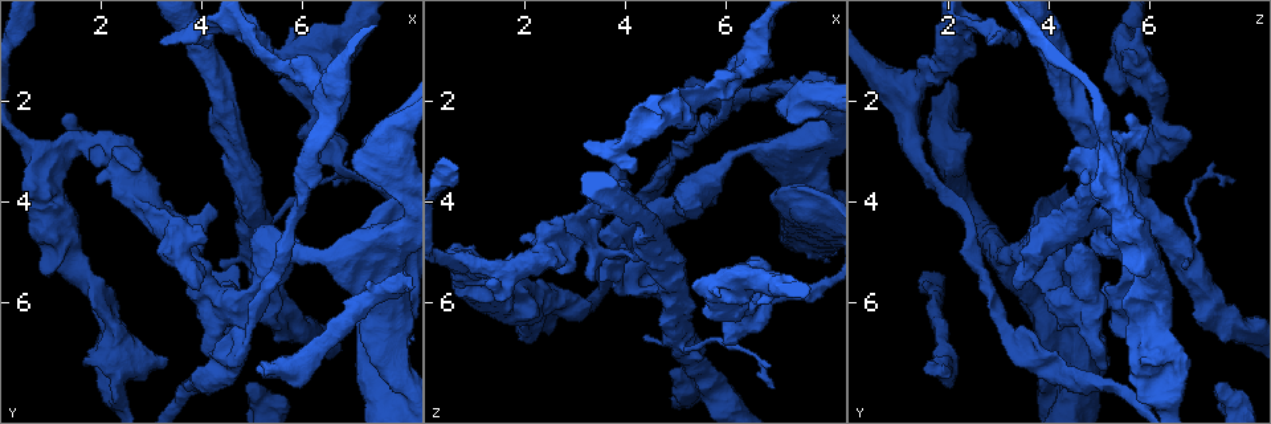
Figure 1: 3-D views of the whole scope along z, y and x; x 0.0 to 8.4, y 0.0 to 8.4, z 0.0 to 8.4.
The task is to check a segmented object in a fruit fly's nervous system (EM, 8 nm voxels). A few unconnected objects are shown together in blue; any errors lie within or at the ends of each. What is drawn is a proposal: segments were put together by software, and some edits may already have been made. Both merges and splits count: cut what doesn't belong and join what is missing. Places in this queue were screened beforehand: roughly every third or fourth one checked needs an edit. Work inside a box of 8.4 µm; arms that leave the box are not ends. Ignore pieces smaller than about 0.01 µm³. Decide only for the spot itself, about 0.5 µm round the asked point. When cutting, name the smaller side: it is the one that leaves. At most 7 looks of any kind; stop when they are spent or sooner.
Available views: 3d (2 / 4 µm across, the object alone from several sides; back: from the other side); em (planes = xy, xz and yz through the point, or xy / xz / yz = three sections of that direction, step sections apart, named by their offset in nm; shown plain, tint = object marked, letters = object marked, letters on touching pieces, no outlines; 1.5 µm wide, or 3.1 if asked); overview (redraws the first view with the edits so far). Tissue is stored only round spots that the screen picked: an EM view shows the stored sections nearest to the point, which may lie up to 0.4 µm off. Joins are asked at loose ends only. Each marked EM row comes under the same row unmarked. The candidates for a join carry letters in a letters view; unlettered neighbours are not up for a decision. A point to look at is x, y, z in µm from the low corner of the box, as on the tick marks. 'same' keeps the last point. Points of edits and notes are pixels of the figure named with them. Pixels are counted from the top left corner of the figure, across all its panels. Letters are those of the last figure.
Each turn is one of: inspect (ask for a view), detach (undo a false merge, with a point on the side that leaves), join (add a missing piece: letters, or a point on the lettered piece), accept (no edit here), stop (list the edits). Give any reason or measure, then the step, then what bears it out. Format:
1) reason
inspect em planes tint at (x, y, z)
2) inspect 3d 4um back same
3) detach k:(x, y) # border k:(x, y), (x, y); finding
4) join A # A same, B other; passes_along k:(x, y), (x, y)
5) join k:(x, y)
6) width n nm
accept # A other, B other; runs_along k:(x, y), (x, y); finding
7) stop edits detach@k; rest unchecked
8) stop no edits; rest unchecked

free end
inspect em xz step 8 letters at (4.65, 5.30, 5.75)

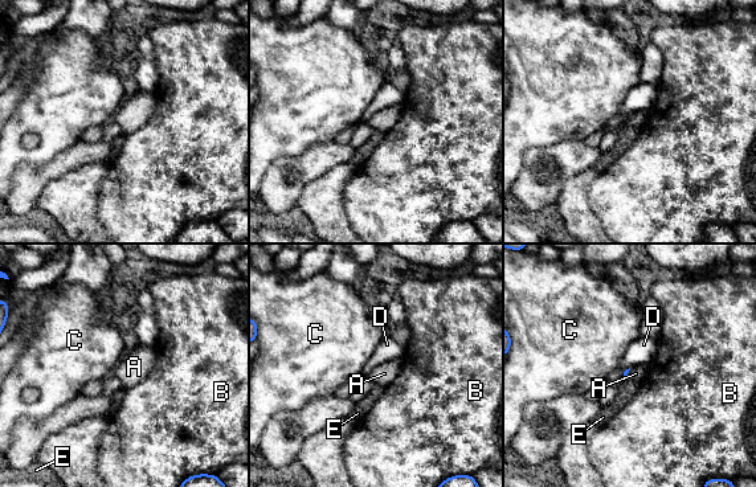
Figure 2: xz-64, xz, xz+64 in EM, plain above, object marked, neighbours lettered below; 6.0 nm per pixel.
inspect em xy step 4 letters same

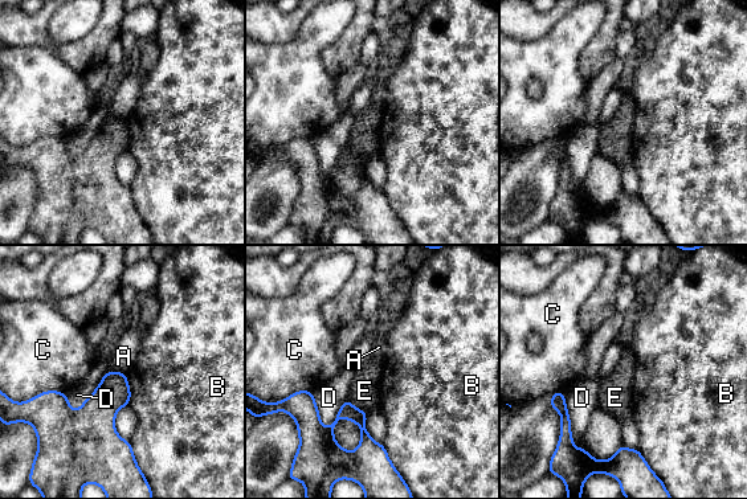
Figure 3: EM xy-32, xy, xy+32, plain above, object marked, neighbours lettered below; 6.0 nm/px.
longest_contact D 240 nm
accept # A other, B other, C other, D other, E other; border 3:(118, 371), (125, 373); none of them fits

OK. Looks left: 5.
free end
inspect em xz step 4 letters at (5.25, 7.15, 1.65)

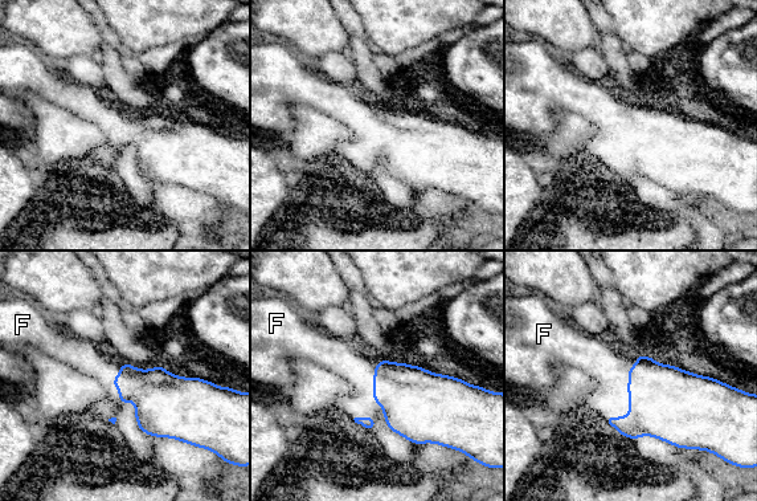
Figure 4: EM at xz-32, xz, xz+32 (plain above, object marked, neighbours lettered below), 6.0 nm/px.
inspect em planes letters same

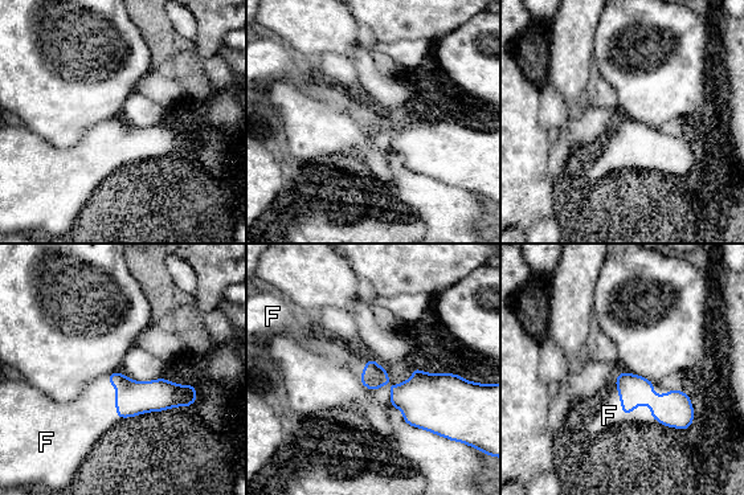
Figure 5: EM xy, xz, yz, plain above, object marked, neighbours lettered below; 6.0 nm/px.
longest_contact F 240 nm
join F # F same; passes_along 5:(633, 389), (620, 397), (609, 416); it goes on there

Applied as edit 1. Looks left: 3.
stop edits join@5; rest unchecked

